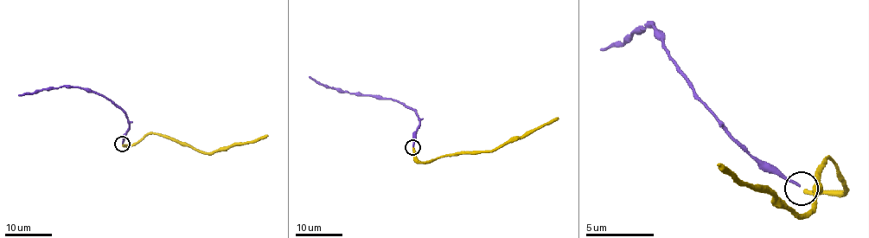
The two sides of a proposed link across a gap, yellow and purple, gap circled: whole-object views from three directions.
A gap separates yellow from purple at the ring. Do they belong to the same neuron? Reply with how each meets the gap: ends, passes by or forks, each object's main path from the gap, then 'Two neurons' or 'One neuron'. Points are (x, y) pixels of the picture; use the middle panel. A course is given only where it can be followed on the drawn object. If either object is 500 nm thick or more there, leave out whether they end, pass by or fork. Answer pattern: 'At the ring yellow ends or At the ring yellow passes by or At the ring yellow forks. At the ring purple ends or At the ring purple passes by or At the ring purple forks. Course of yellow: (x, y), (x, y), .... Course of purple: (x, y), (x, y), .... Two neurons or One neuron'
At the ring yellow ends. At the ring purple ends. Course of yellow: (413, 147), (414, 157), (418, 161), (488, 151), (559, 118). Course of purple: (413, 146), (413, 133), (418, 125), (414, 111), (392, 99), (327, 88), (309, 76). One neuron

